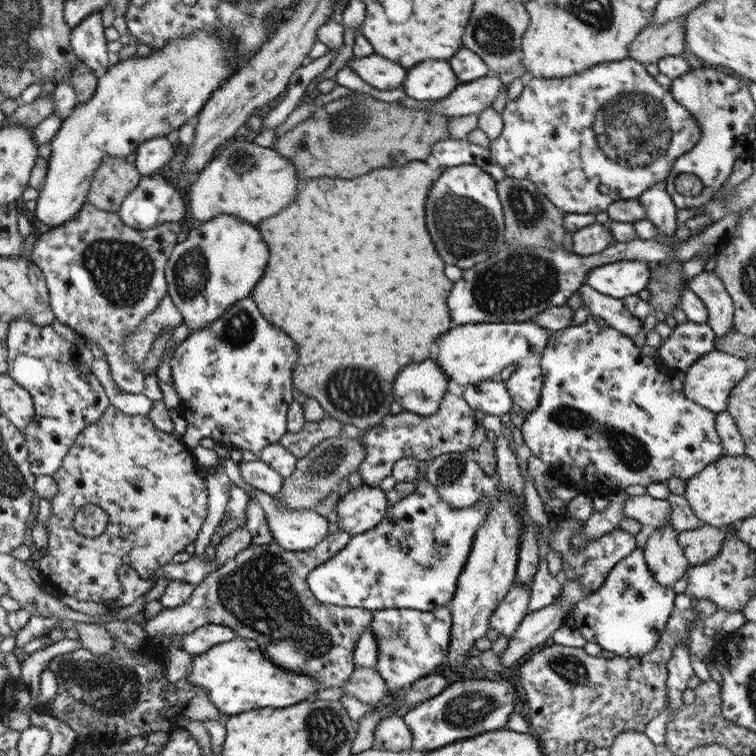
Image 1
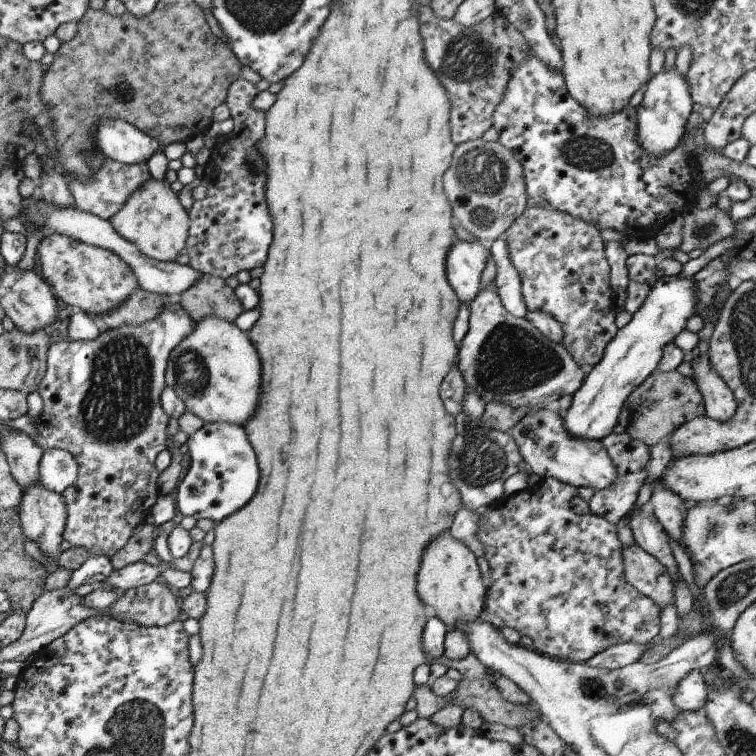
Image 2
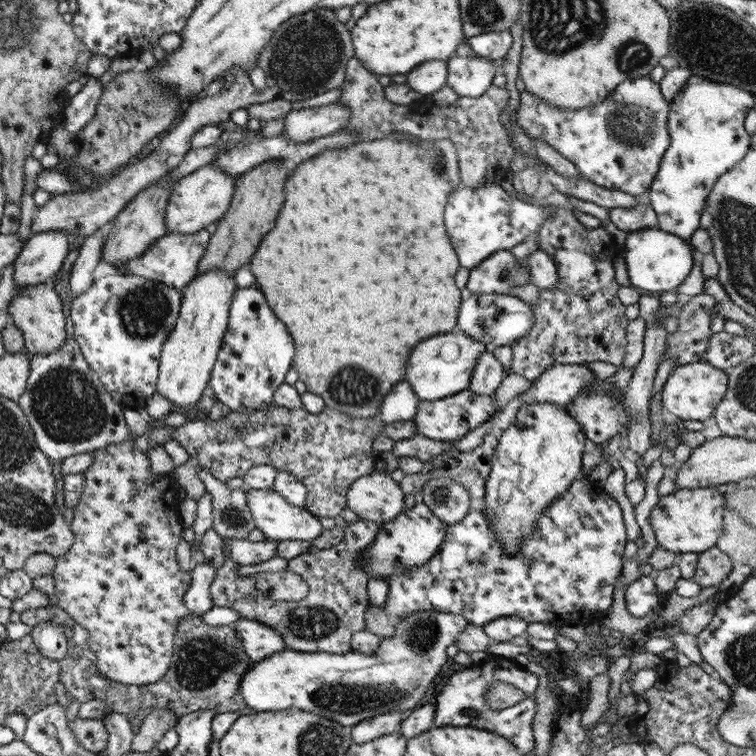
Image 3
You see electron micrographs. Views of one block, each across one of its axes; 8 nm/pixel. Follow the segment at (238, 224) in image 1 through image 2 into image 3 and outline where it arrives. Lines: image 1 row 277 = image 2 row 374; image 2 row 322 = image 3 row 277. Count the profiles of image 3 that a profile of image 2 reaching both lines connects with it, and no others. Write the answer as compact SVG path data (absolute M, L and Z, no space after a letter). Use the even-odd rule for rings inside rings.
M208 270L203 275L193 280L181 291L182 304L179 308L179 315L176 319L173 331L164 343L159 365L159 377L157 380L157 392L165 396L173 404L172 411L177 407L193 408L208 388L208 381L215 363L218 352L220 352L224 335L228 329L229 310L232 305L234 291L238 290L236 280L224 270Z

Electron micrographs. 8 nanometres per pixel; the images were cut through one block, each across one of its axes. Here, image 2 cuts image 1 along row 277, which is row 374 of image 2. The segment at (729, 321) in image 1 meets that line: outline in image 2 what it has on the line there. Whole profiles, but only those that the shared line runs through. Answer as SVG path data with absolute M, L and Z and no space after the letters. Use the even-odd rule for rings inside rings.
M702 354L691 362L692 378L705 404L705 419L726 422L734 416L736 400L734 393L720 374L712 368L709 355Z

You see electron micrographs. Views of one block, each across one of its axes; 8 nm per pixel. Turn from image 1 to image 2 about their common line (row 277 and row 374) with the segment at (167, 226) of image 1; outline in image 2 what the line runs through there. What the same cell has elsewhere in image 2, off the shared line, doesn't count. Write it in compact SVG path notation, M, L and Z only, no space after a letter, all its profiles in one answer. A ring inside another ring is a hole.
M177 298L170 299L169 301L171 303L164 306L160 316L156 316L156 318L144 322L144 324L128 324L128 326L108 330L108 332L100 333L94 340L71 341L68 339L67 341L53 343L46 353L46 372L37 389L38 394L40 394L43 400L44 412L36 419L35 426L38 428L38 434L34 436L33 440L43 451L48 449L64 449L75 458L78 465L77 481L68 486L67 490L63 493L68 510L63 540L68 541L72 548L86 548L90 557L108 556L108 558L112 558L112 556L117 554L118 550L122 550L128 544L128 540L130 540L136 526L140 525L145 518L151 516L153 506L160 495L160 488L158 486L159 473L154 462L158 454L167 448L168 421L170 416L164 412L161 405L161 394L167 386L165 381L167 362L172 350L192 332L193 326L196 326L196 323L188 316L188 312L180 306Z

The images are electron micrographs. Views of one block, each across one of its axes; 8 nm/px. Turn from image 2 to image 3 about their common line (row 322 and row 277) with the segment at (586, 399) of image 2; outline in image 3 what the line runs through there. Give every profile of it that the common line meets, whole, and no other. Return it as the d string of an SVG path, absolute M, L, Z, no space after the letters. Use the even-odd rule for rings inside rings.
M641 229L626 239L626 268L632 287L648 292L676 290L694 265L694 248L688 241L662 230Z

